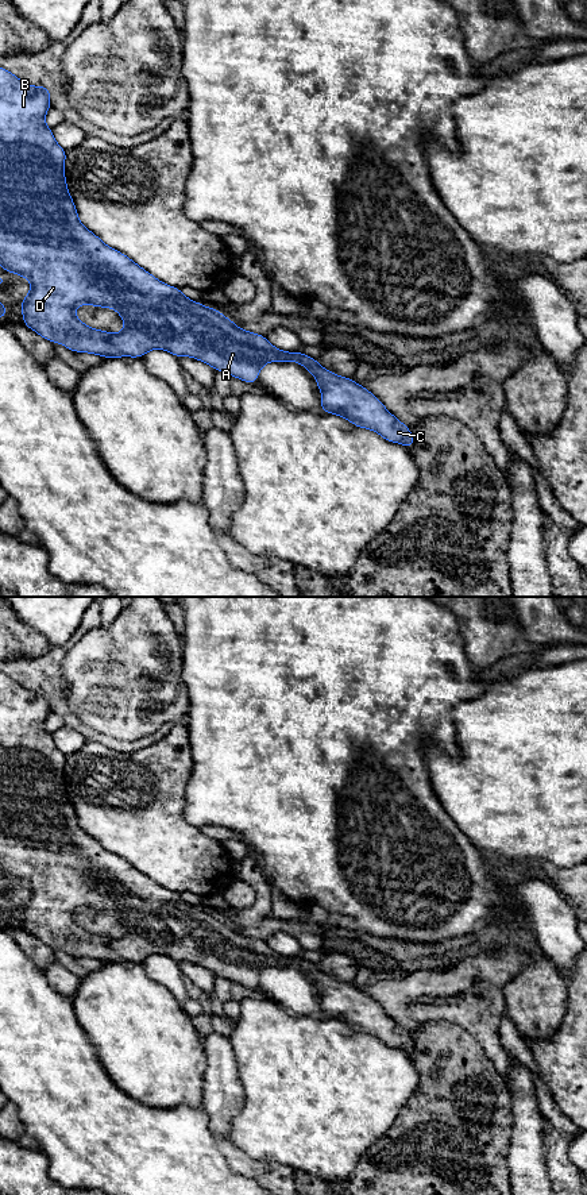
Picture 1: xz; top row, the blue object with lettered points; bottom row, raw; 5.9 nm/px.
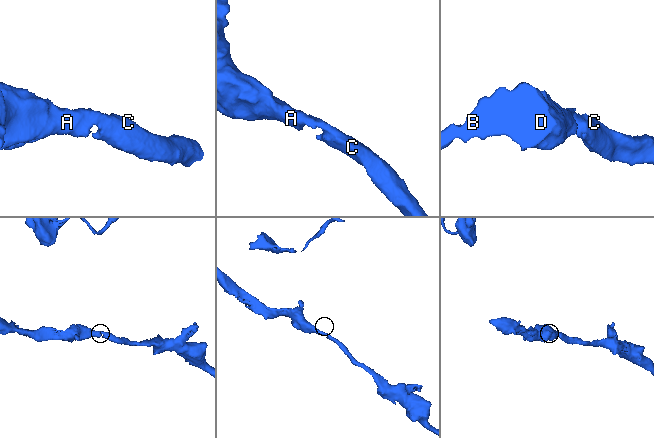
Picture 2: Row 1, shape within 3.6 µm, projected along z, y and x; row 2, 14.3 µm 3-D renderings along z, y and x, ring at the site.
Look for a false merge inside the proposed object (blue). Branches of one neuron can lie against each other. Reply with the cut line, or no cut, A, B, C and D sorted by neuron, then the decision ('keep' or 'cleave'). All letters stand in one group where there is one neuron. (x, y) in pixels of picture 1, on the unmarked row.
no cut; A B C D; keep

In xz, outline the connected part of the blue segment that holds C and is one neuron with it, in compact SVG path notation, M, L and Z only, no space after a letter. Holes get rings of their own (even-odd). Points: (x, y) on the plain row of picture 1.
M0 671L0 871L30 886L31 895L20 906L26 932L73 957L142 964L148 956L159 953L177 963L194 963L247 988L256 988L260 974L269 967L297 967L316 983L324 999L320 1015L344 1022L358 1033L375 1036L387 1046L413 1053L409 1030L390 1018L363 990L324 974L317 964L301 956L279 955L264 940L239 933L217 914L161 887L84 832L65 782L67 756L55 747L53 733L45 729L50 713L47 690L26 689ZM77 910L115 914L124 926L124 934L113 938L90 933L77 924Z

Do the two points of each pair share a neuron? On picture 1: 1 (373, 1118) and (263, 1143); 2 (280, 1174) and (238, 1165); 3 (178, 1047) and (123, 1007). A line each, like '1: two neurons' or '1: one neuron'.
1: one neuron
2: one neuron
3: one neuron

